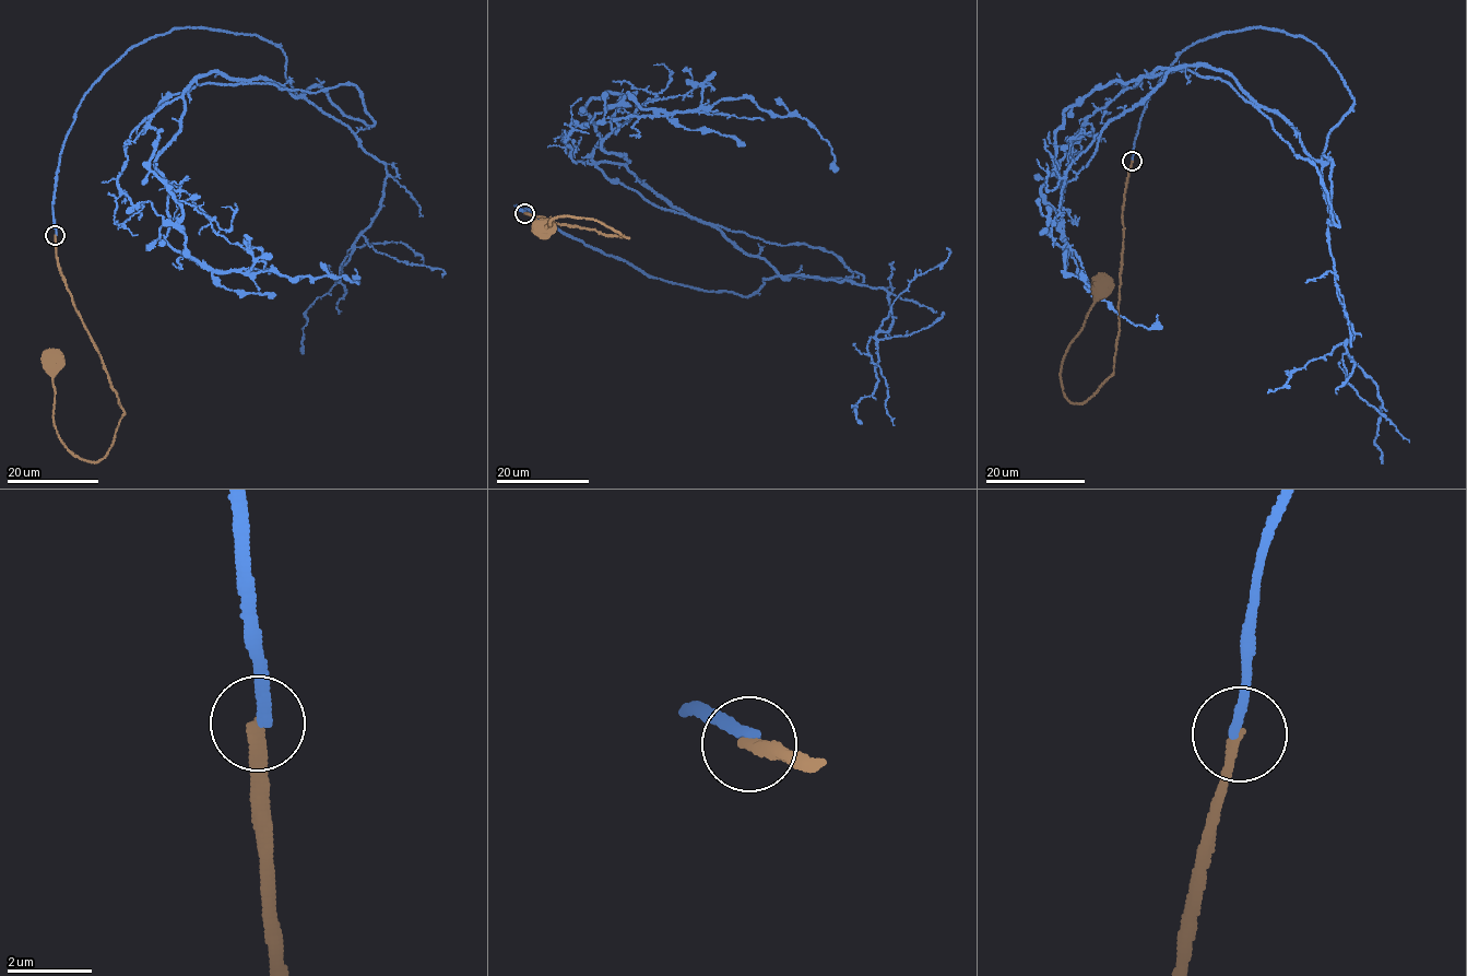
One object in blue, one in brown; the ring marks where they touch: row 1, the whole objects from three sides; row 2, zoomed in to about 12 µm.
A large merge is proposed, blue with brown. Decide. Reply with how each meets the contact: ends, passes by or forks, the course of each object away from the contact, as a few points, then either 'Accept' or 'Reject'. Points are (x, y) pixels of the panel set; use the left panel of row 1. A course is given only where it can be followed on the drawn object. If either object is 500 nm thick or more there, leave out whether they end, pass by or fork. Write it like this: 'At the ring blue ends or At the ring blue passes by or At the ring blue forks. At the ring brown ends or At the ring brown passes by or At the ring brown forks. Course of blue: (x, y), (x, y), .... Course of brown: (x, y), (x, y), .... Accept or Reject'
At the ring blue ends. At the ring brown ends. Course of blue: (56, 235), (95, 82), (221, 30), (271, 40), (297, 96), (196, 80), (155, 166), (249, 272), (355, 268). Course of brown: (55, 235), (63, 282), (123, 412), (103, 458), (81, 460), (61, 441), (55, 425), (50, 359). Reject

